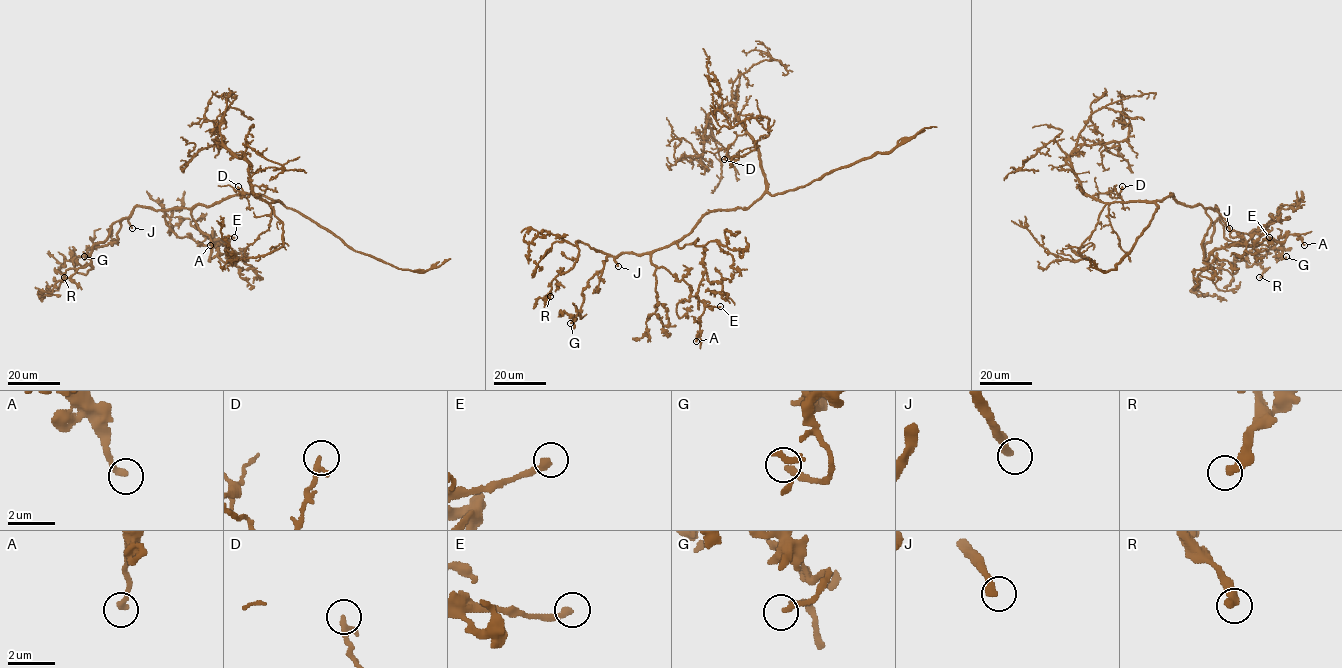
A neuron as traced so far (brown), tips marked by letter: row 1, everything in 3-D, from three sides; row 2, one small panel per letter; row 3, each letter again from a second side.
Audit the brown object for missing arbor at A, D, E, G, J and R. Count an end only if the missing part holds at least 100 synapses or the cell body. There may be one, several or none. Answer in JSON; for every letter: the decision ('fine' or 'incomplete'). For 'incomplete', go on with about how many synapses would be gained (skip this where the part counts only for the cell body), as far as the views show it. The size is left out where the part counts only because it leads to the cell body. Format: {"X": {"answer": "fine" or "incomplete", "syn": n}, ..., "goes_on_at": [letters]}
{"A": {"answer": "fine"}, "D": {"answer": "fine"}, "E": {"answer": "fine"}, "G": {"answer": "fine"}, "J": {"answer": "incomplete", "syn": 250}, "R": {"answer": "fine"}, "goes_on_at": ["J"]}

